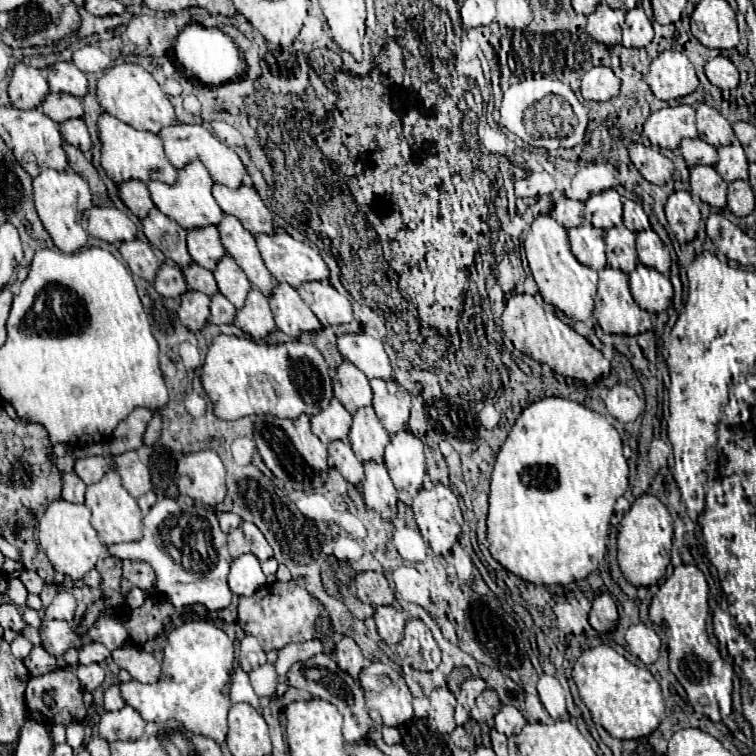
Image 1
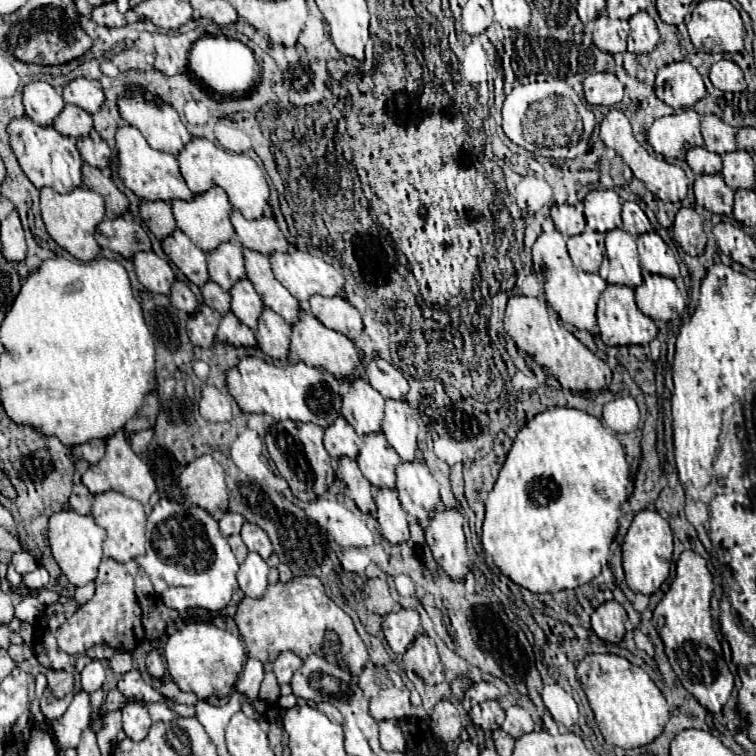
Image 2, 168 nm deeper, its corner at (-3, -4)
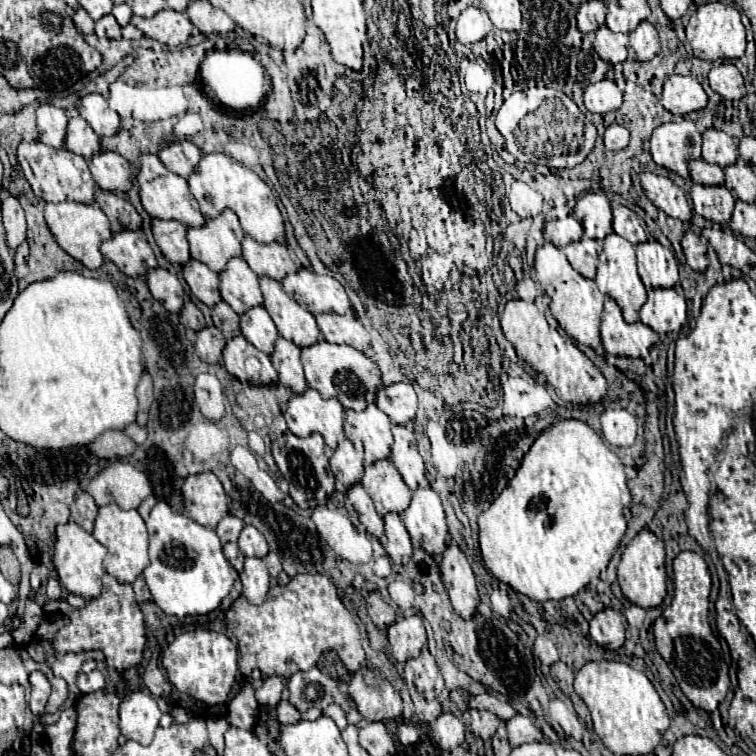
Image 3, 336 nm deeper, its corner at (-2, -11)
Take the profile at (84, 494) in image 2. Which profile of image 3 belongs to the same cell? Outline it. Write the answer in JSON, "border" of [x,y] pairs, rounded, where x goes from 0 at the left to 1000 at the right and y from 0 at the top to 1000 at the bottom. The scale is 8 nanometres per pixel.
{"border":[[[108,649],[108,652],[103,652],[101,663],[95,665],[93,679],[95,679],[95,687],[119,705],[124,687],[127,687],[127,679],[130,679],[130,671],[127,671],[124,660],[114,649]]]}

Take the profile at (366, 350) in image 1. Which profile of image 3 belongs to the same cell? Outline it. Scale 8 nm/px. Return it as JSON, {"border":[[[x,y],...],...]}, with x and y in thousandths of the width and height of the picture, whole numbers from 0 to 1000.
{"border":[[[519,507],[513,512],[500,515],[497,536],[516,552],[519,560],[542,562],[550,549],[553,528],[542,507]]]}

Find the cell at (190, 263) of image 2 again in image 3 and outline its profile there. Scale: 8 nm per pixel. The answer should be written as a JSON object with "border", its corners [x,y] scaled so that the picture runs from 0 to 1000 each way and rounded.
{"border":[[[249,343],[241,348],[241,364],[254,385],[267,401],[275,406],[283,406],[283,401],[291,398],[291,385],[288,385],[288,361],[278,358],[270,348],[259,343]]]}

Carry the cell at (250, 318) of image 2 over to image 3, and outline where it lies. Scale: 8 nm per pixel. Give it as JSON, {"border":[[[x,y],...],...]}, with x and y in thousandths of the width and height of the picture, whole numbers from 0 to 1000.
{"border":[[[347,403],[333,406],[317,417],[317,438],[339,462],[360,467],[368,435]]]}

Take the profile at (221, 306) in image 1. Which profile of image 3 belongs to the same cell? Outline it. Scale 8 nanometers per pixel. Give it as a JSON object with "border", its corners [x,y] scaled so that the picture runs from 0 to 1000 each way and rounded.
{"border":[[[320,443],[299,451],[294,464],[294,478],[299,491],[317,504],[331,507],[360,507],[368,501],[365,488],[357,480],[357,472],[341,464],[333,454],[325,454]]]}

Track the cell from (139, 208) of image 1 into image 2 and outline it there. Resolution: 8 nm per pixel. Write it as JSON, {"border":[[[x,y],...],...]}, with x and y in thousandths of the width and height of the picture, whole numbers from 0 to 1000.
{"border":[[[189,267],[187,270],[187,288],[197,299],[197,304],[210,315],[218,317],[234,304],[226,272],[221,267]]]}

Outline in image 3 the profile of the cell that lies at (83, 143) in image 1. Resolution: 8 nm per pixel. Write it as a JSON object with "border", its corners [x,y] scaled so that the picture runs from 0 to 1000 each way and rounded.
{"border":[[[132,200],[116,210],[122,237],[138,253],[169,253],[172,250],[172,224],[169,213],[151,200]]]}

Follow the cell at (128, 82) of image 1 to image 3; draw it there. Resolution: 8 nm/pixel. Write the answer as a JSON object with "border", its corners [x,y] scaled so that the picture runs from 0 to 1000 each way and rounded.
{"border":[[[238,184],[214,194],[209,200],[209,208],[228,229],[238,234],[249,234],[257,226],[259,216],[265,213],[265,197],[254,187]]]}

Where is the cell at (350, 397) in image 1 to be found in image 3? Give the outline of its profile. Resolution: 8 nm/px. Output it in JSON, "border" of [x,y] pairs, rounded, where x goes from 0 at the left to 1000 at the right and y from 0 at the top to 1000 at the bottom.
{"border":[[[489,533],[489,538],[476,546],[468,541],[458,541],[455,573],[466,583],[471,597],[481,599],[481,612],[487,615],[516,602],[516,554],[497,538],[497,533]]]}

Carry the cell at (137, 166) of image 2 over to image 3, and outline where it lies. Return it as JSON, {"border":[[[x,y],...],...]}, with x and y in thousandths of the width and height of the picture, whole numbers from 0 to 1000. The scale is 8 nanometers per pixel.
{"border":[[[188,202],[183,208],[183,231],[180,231],[180,239],[183,239],[183,247],[185,247],[185,266],[193,276],[193,282],[198,287],[209,287],[209,290],[233,290],[243,298],[251,298],[251,300],[262,300],[270,295],[270,284],[265,282],[262,276],[262,269],[259,263],[254,261],[254,255],[249,253],[249,242],[246,237],[241,237],[238,231],[222,226],[217,221],[217,216],[209,210],[209,205],[201,205],[201,202]]]}

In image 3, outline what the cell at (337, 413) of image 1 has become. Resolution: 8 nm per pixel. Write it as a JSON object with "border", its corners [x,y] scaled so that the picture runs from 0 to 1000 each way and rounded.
{"border":[[[458,578],[447,583],[447,591],[444,591],[442,602],[437,604],[437,620],[444,631],[447,647],[450,644],[460,647],[468,639],[476,639],[476,634],[481,628],[479,602],[474,602],[474,597],[468,597],[468,589]]]}

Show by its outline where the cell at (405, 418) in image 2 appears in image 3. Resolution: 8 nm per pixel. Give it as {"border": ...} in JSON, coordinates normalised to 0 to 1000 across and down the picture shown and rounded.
{"border":[[[519,562],[519,602],[516,610],[529,623],[532,634],[542,647],[550,647],[553,642],[563,642],[561,634],[561,610],[550,594],[550,578],[548,570],[532,562]]]}

